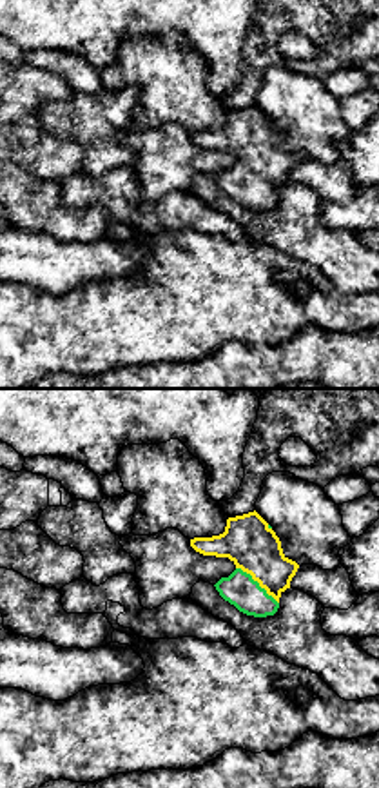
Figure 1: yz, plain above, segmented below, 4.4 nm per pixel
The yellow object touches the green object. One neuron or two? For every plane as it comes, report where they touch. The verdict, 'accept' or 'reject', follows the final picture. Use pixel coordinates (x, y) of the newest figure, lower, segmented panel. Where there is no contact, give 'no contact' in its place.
(258, 581)

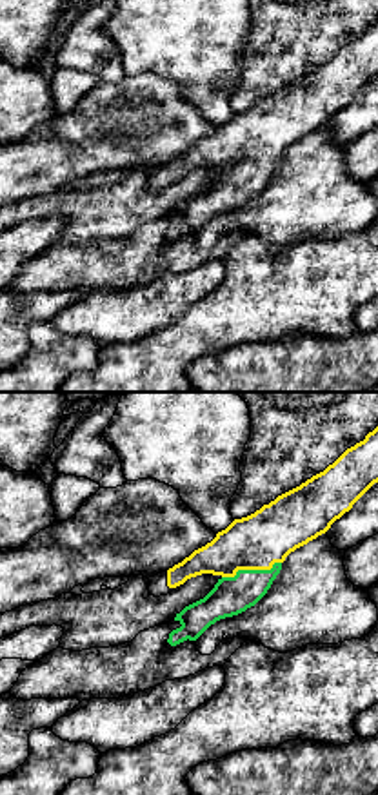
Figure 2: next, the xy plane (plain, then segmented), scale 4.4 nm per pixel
(251, 569)

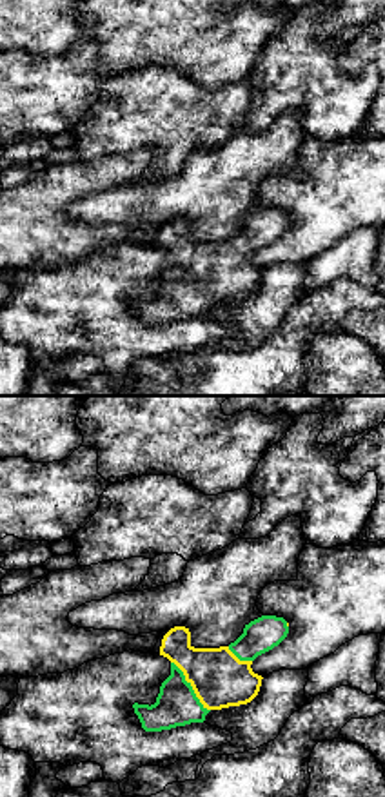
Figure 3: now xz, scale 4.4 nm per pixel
(191, 685)

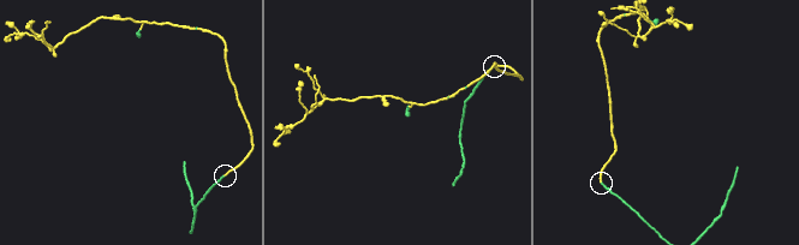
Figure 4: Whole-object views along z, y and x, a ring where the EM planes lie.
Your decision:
accept

